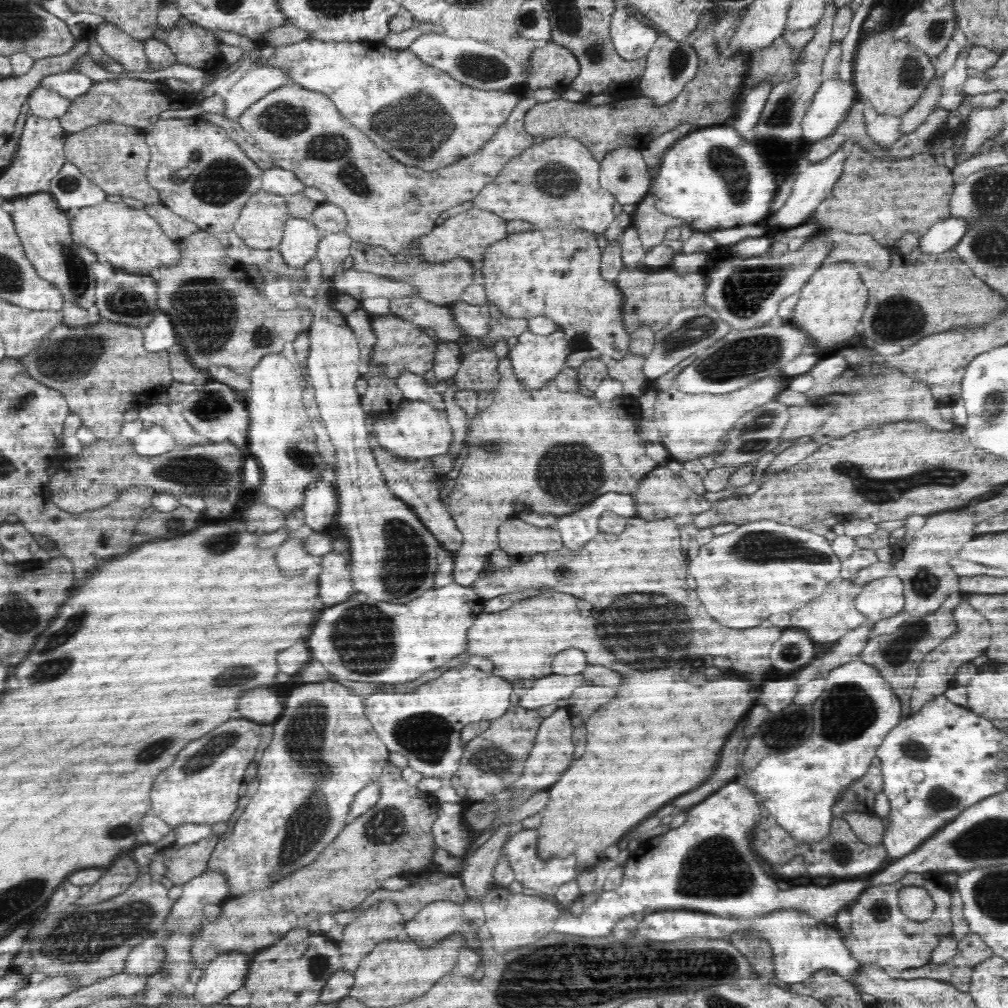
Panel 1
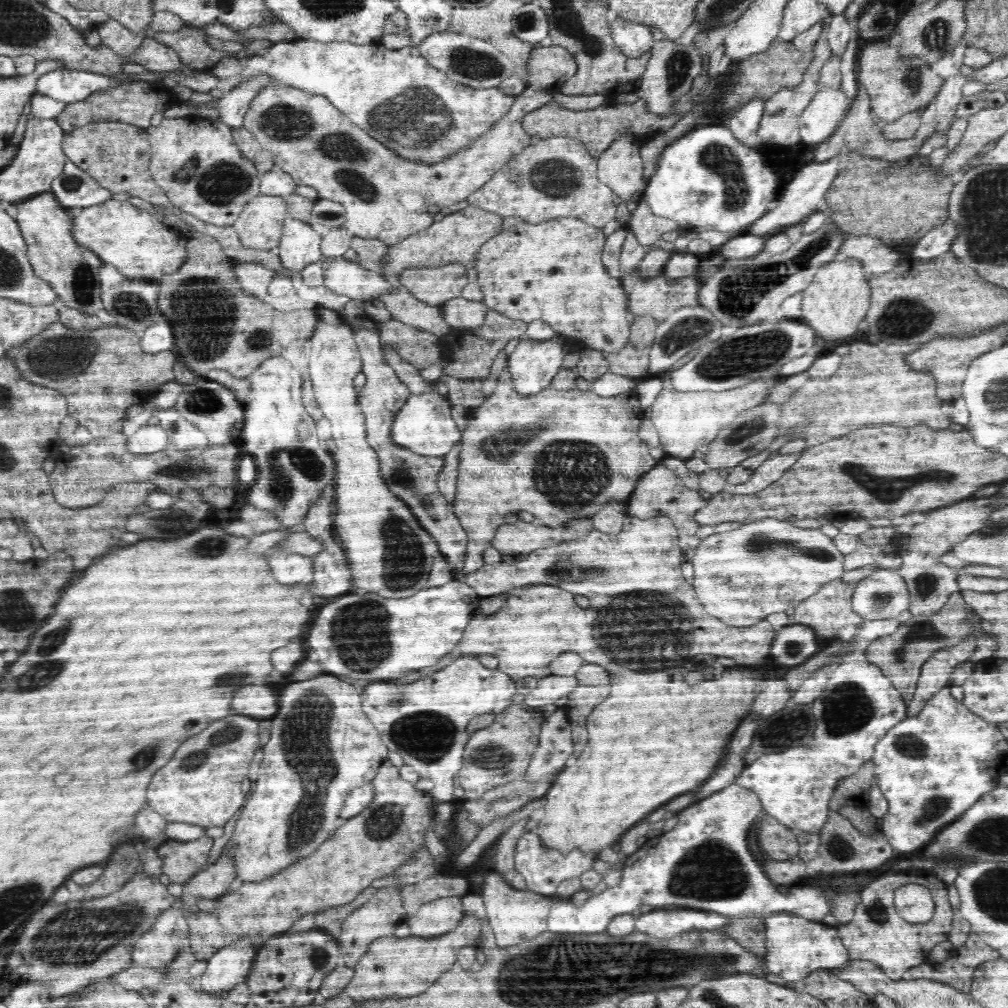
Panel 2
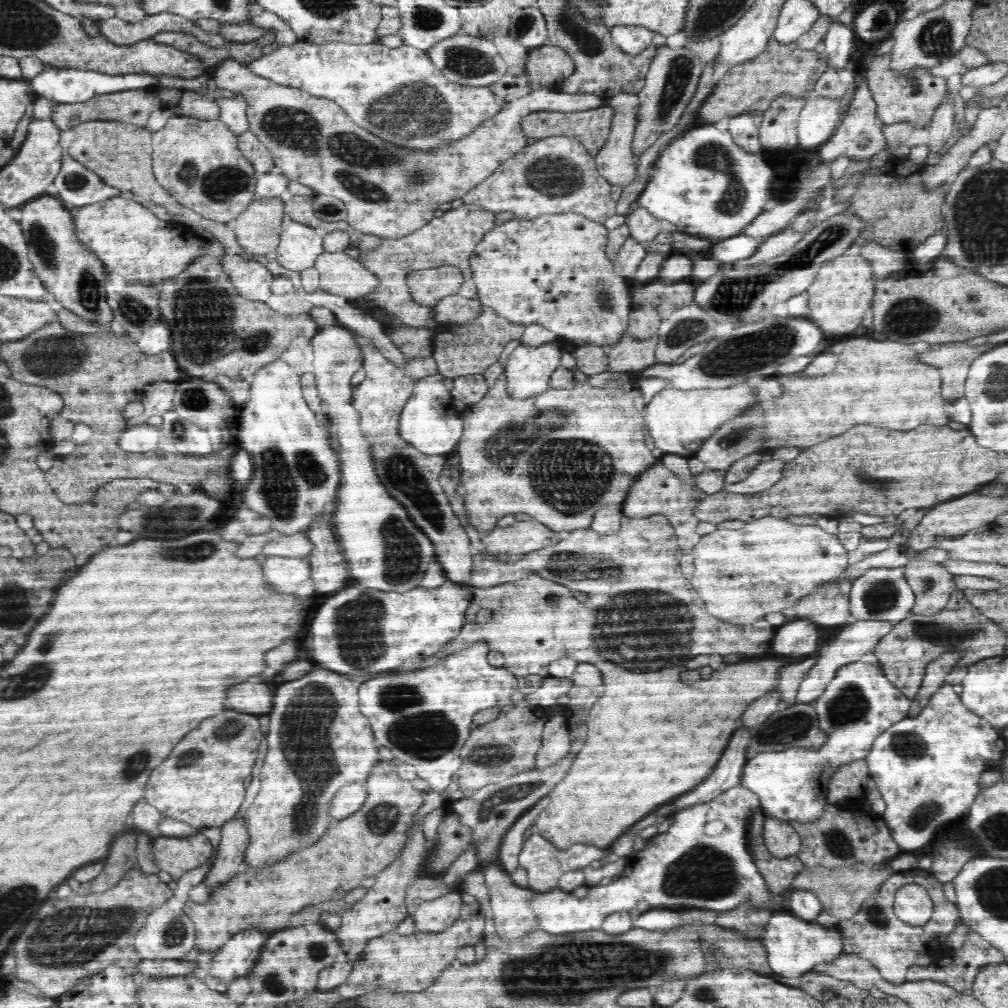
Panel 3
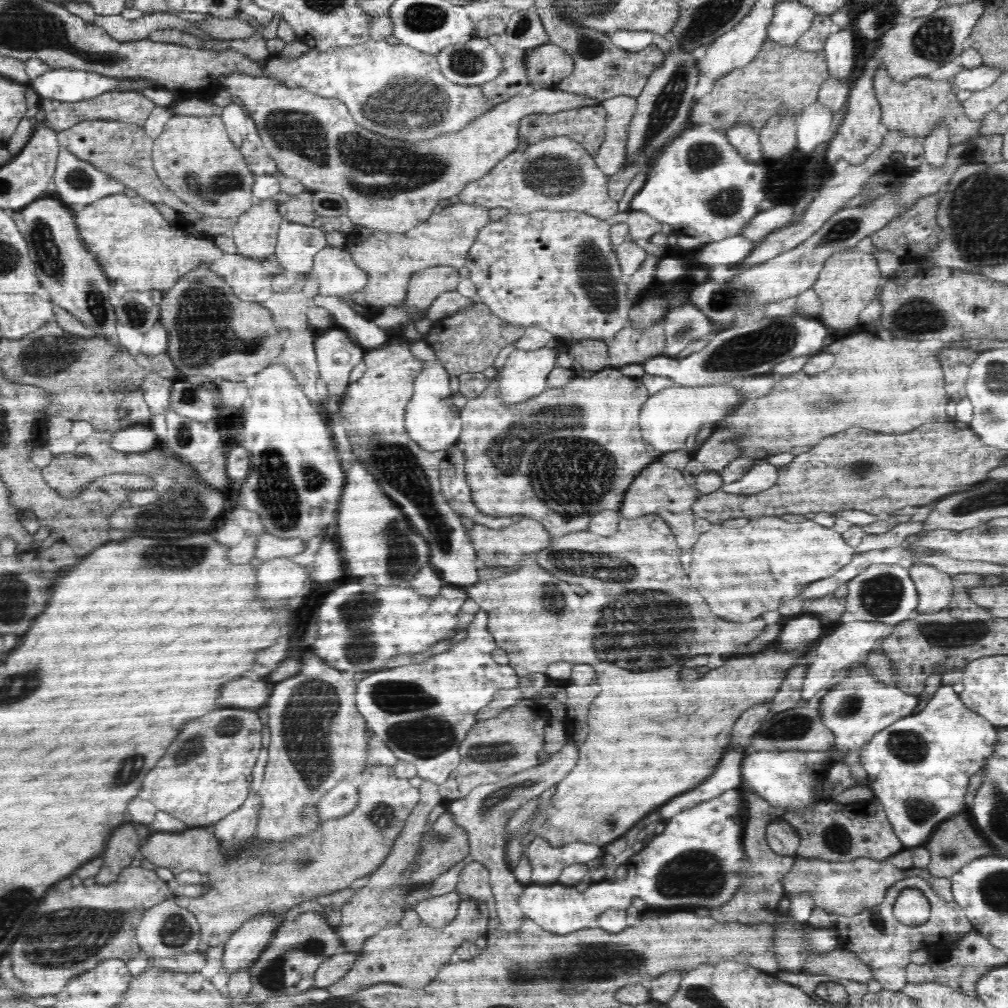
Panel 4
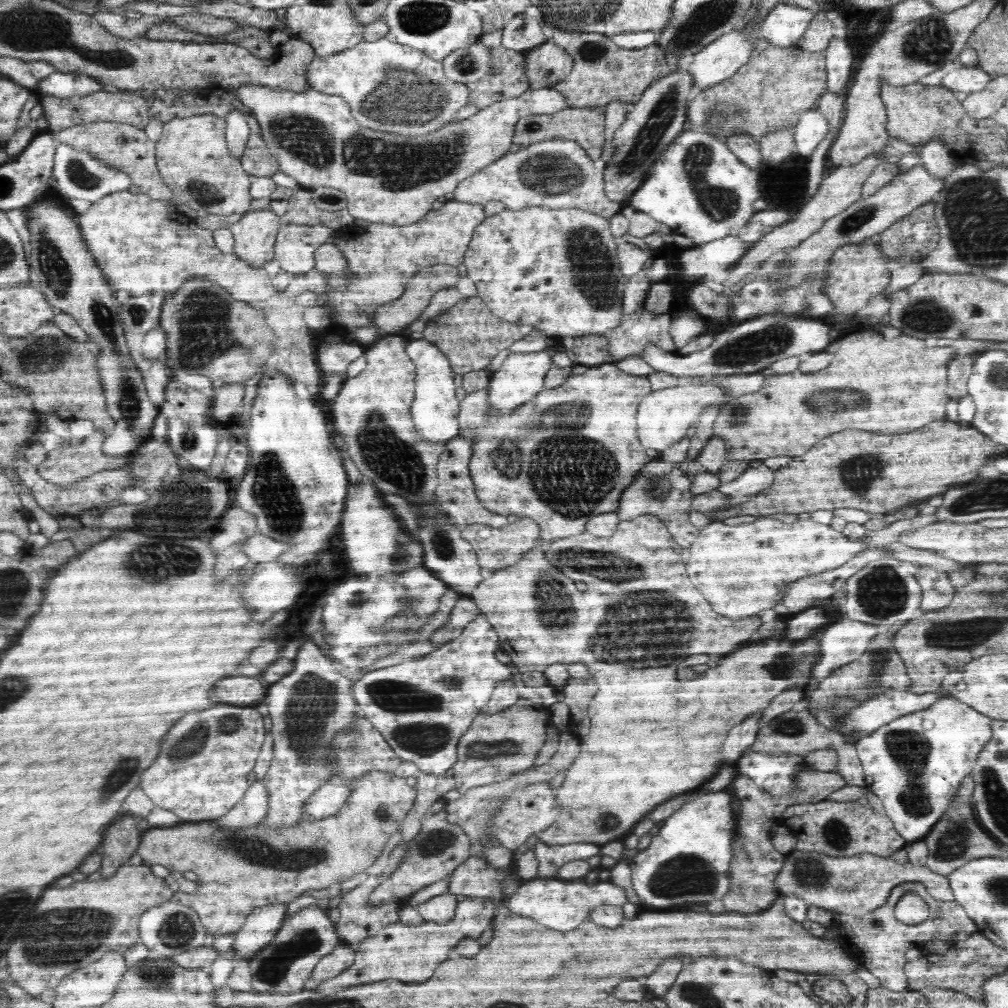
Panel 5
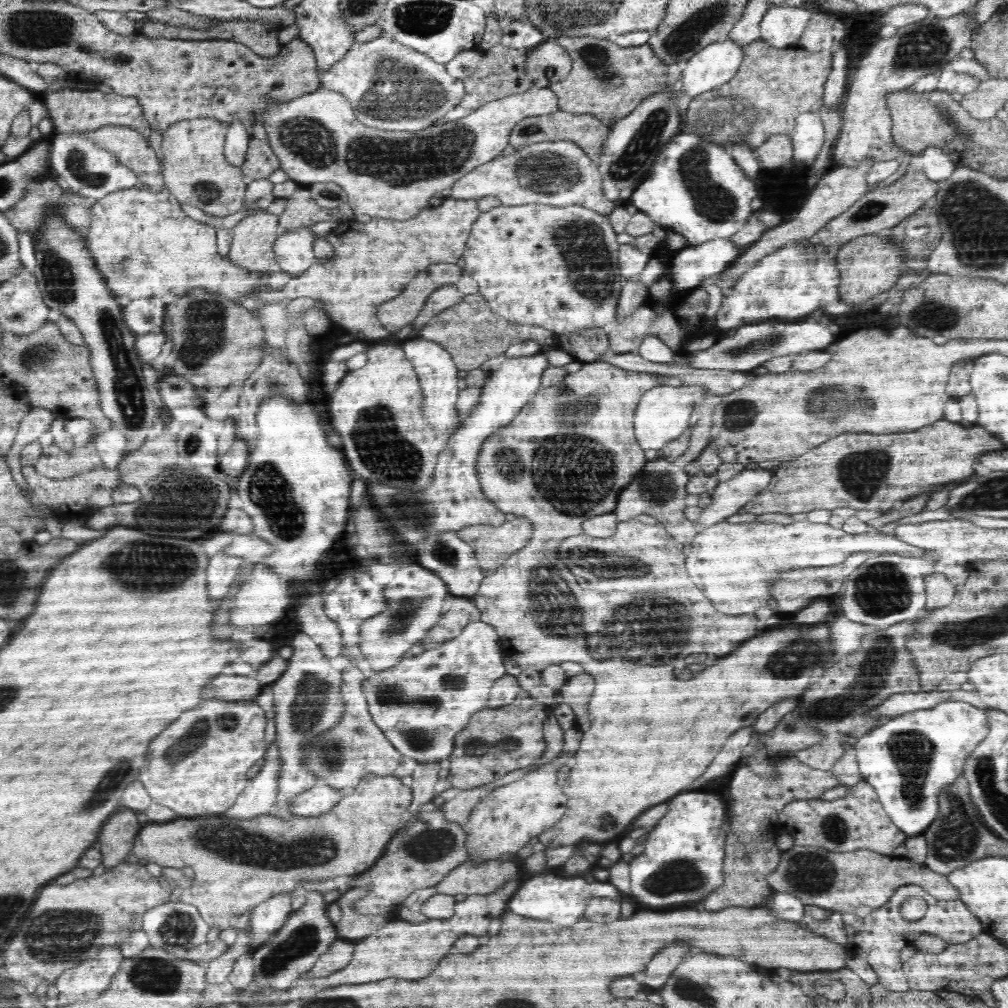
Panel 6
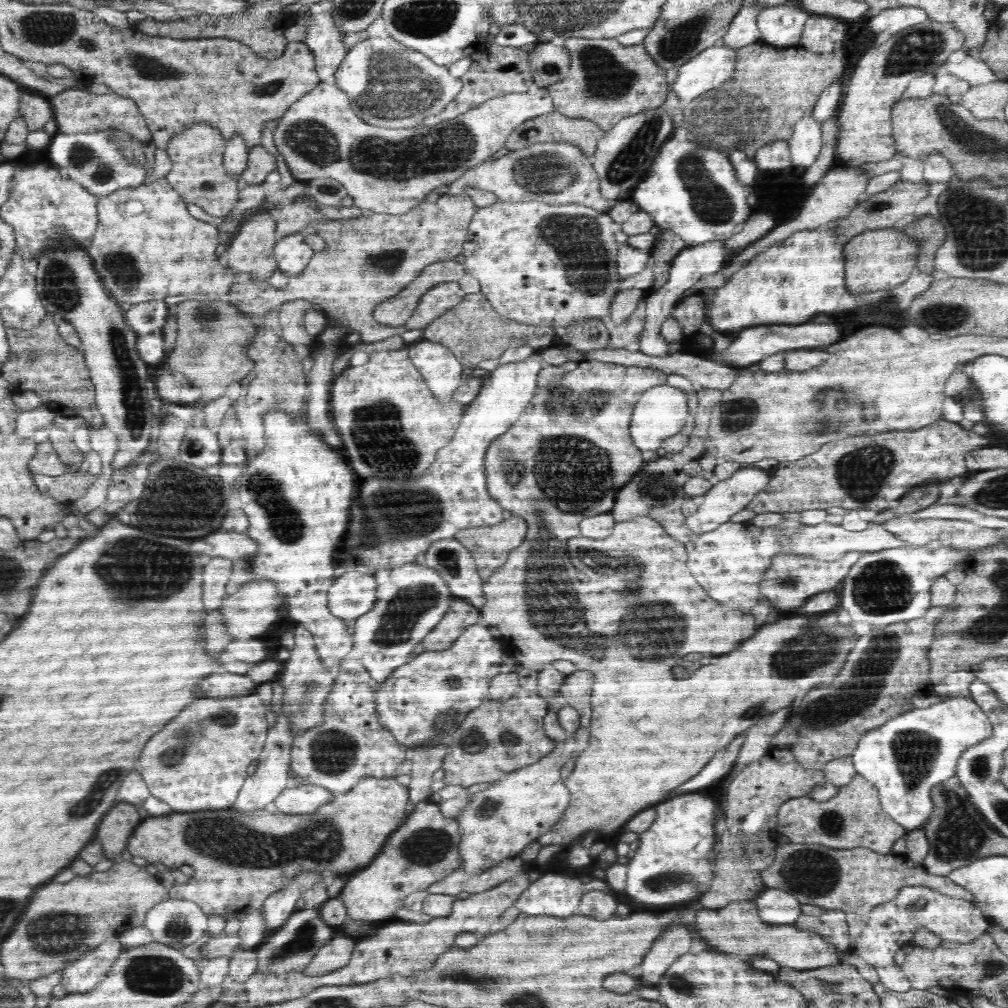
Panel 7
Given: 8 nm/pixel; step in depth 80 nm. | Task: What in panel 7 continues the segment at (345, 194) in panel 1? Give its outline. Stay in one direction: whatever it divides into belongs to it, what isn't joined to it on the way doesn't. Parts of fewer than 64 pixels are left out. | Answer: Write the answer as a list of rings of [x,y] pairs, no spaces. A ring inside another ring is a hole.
[[[320,81],[314,90],[304,94],[280,117],[277,118],[273,140],[278,152],[284,157],[292,176],[298,180],[334,178],[348,190],[354,205],[361,210],[372,210],[375,214],[409,214],[410,210],[426,200],[426,196],[438,188],[452,184],[467,170],[488,161],[495,153],[503,153],[510,133],[523,122],[554,111],[552,95],[548,89],[540,88],[534,94],[510,93],[490,98],[476,108],[464,112],[436,126],[390,129],[373,127],[364,122],[351,108],[349,96],[334,82]]]

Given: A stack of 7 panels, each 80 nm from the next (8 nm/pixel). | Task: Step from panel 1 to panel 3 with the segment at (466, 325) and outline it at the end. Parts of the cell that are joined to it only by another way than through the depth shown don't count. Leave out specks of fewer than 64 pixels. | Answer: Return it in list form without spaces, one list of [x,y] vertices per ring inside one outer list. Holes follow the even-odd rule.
[[[460,294],[444,296],[433,307],[434,318],[440,323],[464,324],[464,322],[472,322],[474,318],[478,318],[481,305],[478,299],[464,298]]]

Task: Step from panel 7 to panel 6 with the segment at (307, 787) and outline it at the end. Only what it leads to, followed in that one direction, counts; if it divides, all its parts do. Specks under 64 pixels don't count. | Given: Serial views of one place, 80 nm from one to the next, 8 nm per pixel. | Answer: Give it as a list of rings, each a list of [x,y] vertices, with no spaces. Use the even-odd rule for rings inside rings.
[[[318,781],[310,790],[304,790],[300,796],[292,798],[291,813],[298,817],[318,817],[331,812],[347,793],[335,789],[330,784]]]

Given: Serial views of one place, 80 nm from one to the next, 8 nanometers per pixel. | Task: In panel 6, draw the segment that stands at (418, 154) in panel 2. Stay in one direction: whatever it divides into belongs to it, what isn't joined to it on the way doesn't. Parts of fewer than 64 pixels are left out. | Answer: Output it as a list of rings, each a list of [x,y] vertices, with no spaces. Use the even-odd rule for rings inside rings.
[[[383,35],[370,42],[355,41],[352,48],[331,69],[322,71],[318,67],[317,77],[320,87],[342,93],[350,101],[351,107],[356,110],[356,118],[362,124],[380,130],[418,132],[438,125],[443,122],[446,112],[460,104],[465,90],[463,80],[450,76],[445,65]]]

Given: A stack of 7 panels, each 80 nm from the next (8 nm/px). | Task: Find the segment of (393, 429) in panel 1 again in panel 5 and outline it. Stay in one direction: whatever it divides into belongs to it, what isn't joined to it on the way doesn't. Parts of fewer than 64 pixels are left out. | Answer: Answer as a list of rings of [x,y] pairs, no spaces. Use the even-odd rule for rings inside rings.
[[[421,335],[409,337],[405,349],[416,365],[416,394],[414,394],[414,402],[410,407],[414,428],[418,430],[422,440],[447,443],[461,434],[462,423],[458,422],[460,403],[456,399],[454,374],[450,361],[435,344],[428,342]]]

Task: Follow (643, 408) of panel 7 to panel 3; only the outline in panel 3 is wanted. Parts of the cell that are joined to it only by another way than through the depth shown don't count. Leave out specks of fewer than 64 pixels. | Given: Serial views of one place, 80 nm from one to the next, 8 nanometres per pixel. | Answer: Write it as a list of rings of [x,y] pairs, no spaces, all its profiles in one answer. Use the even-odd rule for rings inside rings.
[[[746,382],[722,388],[722,390],[676,390],[676,388],[666,388],[660,394],[654,396],[654,400],[647,404],[643,411],[646,426],[650,430],[650,436],[656,440],[656,446],[664,450],[664,454],[677,454],[691,458],[690,444],[696,440],[708,440],[721,424],[729,421],[730,418],[742,414],[748,410],[748,406],[756,404],[756,391],[754,382]]]

